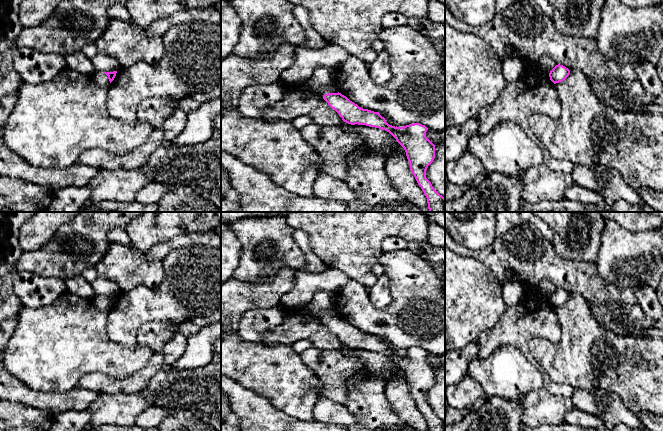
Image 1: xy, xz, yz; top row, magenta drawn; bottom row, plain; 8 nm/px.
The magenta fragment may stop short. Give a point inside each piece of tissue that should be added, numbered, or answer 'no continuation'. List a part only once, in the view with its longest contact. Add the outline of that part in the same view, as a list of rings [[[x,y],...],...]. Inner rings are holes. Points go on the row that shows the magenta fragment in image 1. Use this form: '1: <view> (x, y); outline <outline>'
1: xy (101, 78); outline [[[96,71],[94,73],[94,79],[95,81],[102,87],[106,87],[110,85],[110,81],[108,79],[108,76],[104,72]]]

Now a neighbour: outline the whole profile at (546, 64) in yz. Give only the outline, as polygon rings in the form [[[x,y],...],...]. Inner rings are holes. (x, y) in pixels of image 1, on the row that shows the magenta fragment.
[[[542,56],[538,61],[538,66],[540,69],[545,73],[550,73],[550,71],[556,66],[557,64],[551,59],[549,56]]]

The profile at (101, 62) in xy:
[[[102,53],[96,54],[92,58],[90,58],[90,60],[96,71],[113,72],[118,71],[121,68],[115,58]]]

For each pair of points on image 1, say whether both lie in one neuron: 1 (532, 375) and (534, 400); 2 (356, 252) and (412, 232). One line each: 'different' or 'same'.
1: different
2: same

